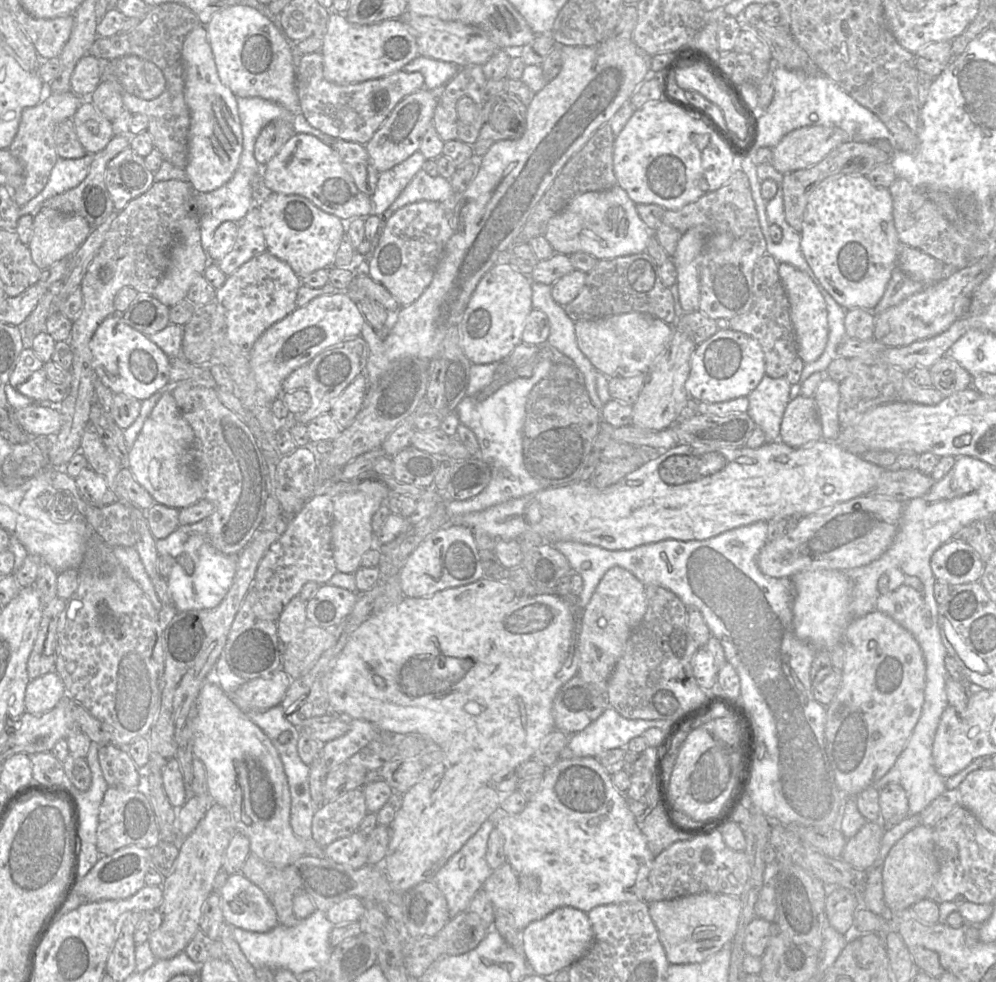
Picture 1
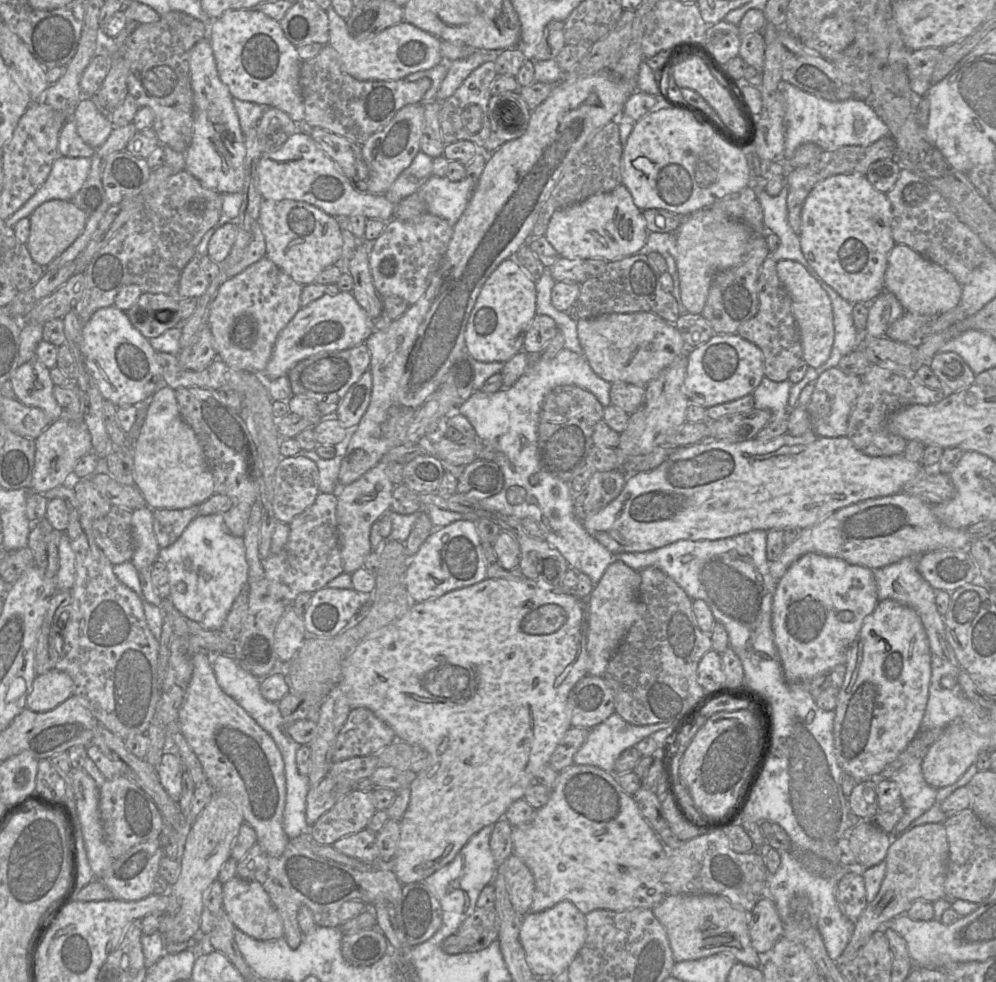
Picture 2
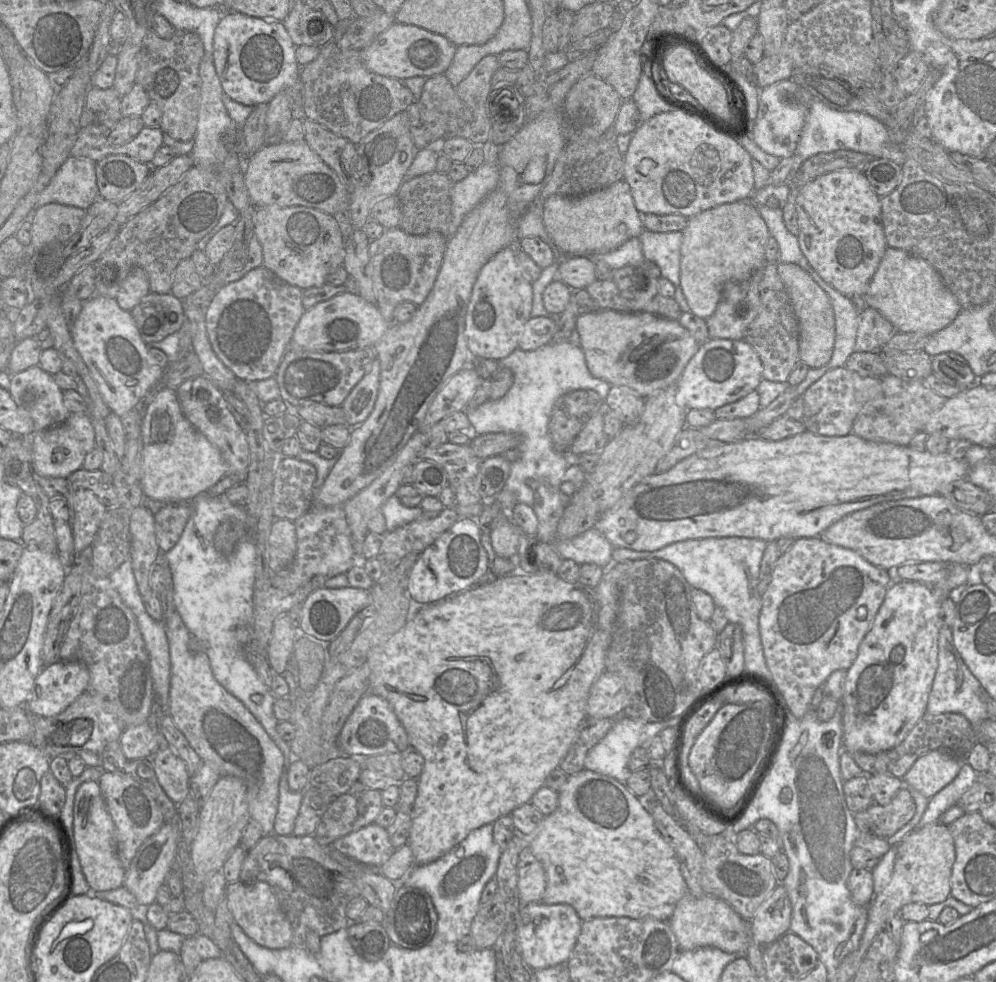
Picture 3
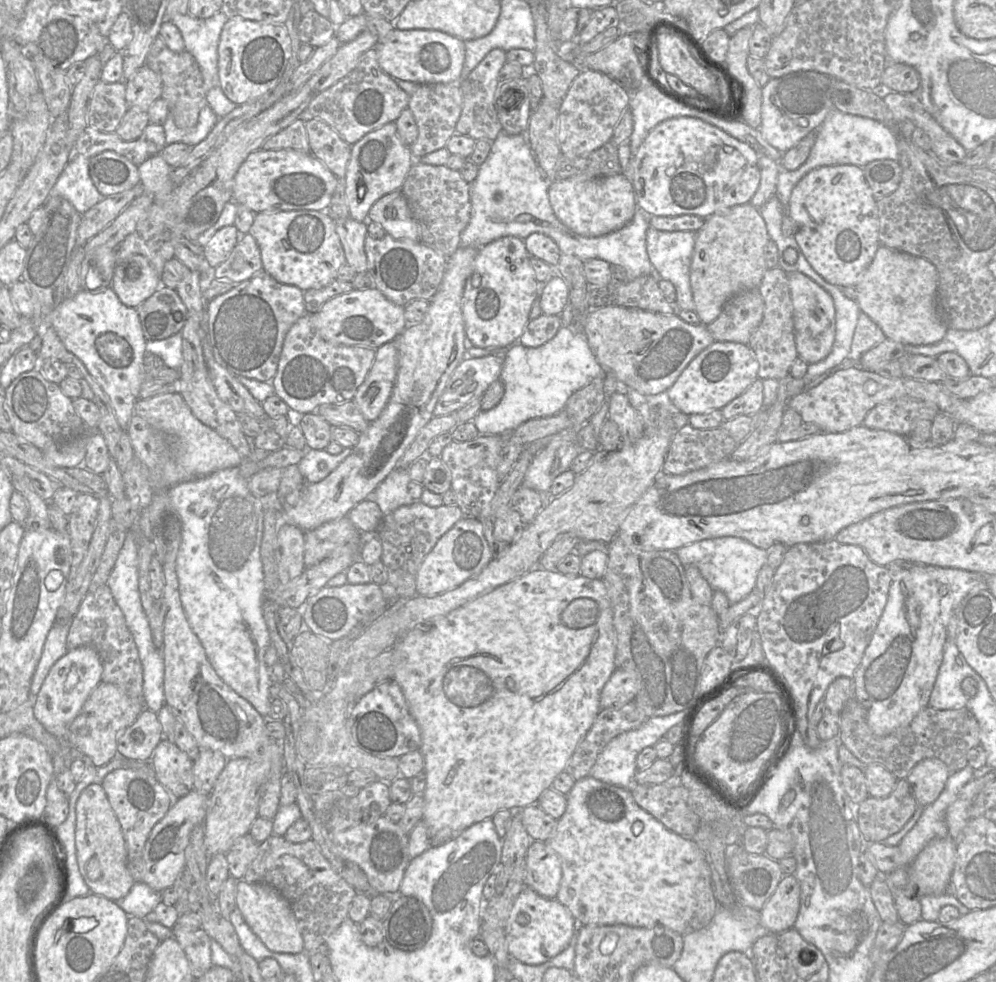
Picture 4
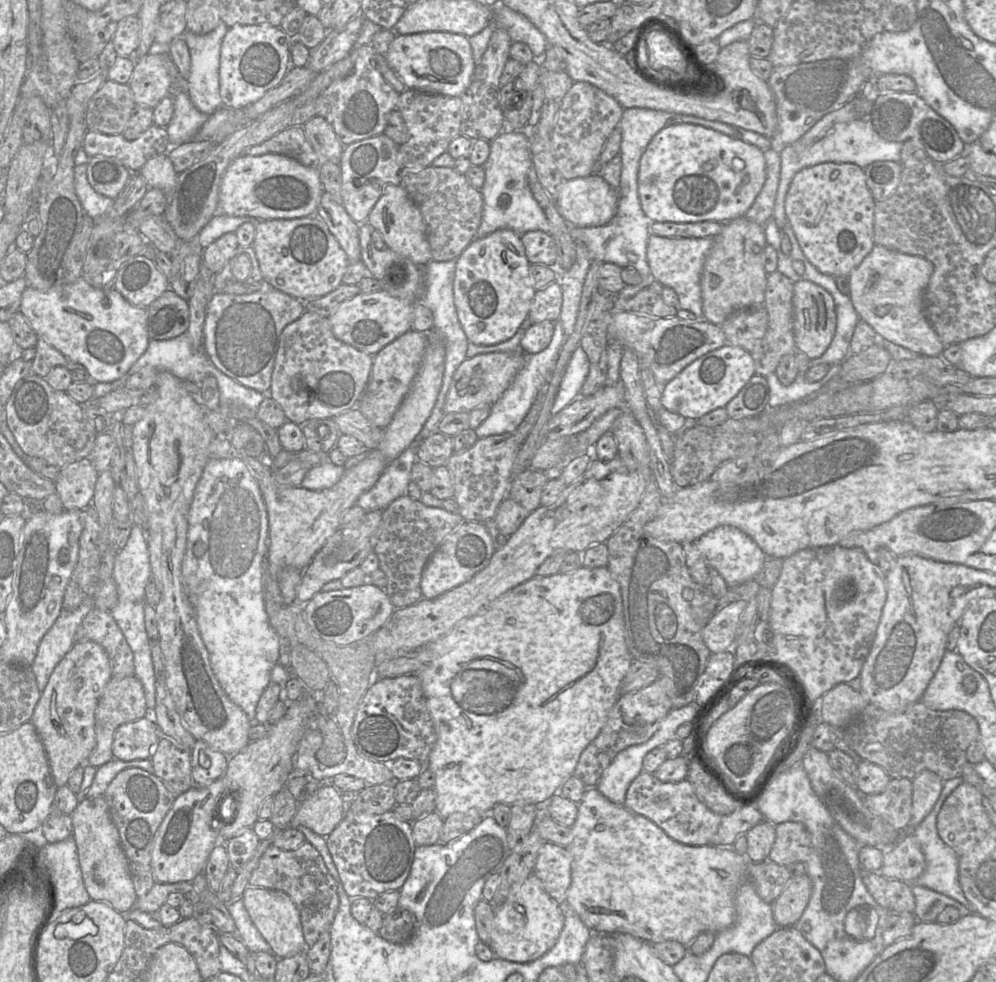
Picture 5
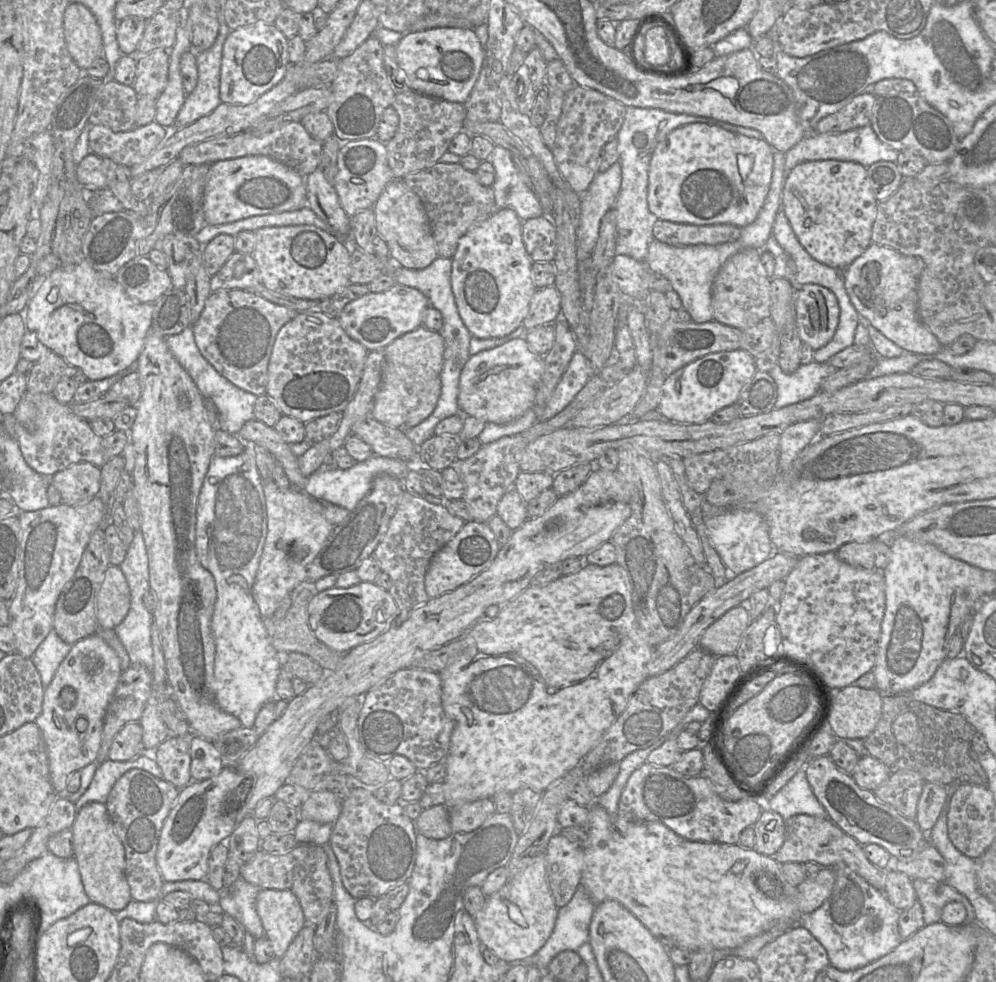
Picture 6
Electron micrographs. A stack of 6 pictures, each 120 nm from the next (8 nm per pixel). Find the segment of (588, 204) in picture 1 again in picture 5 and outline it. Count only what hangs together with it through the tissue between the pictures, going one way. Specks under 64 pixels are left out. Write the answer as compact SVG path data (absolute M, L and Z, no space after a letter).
M598 173L571 180L559 185L556 208L571 226L598 227L606 225L614 217L618 206L618 190L613 189Z

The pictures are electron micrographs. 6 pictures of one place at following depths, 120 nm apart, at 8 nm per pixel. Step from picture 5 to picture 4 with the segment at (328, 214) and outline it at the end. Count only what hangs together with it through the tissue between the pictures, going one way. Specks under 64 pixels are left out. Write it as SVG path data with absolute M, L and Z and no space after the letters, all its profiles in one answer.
M351 217L334 220L336 232L344 248L346 264L354 268L357 273L367 272L365 252L365 239L368 235L367 223L359 222Z

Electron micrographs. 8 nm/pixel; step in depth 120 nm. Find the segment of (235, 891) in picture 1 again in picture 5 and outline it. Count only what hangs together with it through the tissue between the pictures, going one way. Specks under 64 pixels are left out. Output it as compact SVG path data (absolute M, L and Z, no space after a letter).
M248 886L243 892L242 900L251 921L270 945L272 953L276 958L291 957L307 949L299 911L286 893L278 890Z

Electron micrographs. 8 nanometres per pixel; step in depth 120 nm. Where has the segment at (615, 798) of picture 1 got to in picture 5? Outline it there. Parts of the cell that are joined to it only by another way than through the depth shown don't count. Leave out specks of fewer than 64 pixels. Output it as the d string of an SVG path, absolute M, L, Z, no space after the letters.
M589 787L585 790L578 804L576 821L571 829L572 841L566 847L572 856L571 884L567 891L566 905L579 916L593 933L627 933L651 944L672 940L688 946L701 932L718 933L734 924L736 919L736 892L743 880L747 878L749 863L755 862L749 862L746 855L736 852L733 846L693 846L678 842L645 816L630 811L624 805L611 802L597 787Z

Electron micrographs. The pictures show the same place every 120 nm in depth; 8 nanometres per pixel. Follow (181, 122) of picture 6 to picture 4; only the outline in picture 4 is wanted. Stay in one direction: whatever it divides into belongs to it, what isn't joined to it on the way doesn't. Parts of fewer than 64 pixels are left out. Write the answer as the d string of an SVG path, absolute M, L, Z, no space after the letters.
M220 10L212 17L200 19L190 14L177 14L170 21L179 29L185 50L196 59L206 94L219 86L218 45L227 16Z

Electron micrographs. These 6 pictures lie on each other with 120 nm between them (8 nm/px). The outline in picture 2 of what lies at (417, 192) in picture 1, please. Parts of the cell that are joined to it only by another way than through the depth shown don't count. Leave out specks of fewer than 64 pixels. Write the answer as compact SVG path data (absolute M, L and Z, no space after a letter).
M432 175L417 192L426 202L429 213L454 226L463 214L476 182L466 177L450 181L446 176Z

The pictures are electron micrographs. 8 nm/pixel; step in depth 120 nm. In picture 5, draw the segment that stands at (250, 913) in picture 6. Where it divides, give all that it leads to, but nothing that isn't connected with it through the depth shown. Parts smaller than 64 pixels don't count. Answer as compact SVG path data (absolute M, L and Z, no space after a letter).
M242 898L227 905L227 910L236 925L236 934L251 953L266 952L273 954L272 948L251 921Z

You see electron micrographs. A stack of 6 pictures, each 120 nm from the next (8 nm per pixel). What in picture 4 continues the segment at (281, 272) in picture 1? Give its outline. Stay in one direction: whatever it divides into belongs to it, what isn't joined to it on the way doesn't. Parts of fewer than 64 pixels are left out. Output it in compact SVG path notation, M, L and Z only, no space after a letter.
M264 270L207 302L209 342L215 361L233 376L271 382L285 336L305 313L304 292L277 282Z

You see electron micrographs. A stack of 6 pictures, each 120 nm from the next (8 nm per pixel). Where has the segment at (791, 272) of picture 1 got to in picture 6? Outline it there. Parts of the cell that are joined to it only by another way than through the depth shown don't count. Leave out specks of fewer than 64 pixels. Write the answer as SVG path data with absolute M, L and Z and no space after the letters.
M817 284L803 285L797 290L795 310L802 343L816 351L831 341L840 318L834 293Z

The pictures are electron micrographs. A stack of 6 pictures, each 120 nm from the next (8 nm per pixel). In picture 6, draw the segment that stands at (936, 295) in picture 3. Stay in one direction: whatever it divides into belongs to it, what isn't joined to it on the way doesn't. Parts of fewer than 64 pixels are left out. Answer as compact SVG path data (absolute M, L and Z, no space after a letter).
M872 242L846 269L840 271L847 295L859 316L866 318L876 330L905 352L933 355L945 347L918 315L917 287L924 268L921 257L904 255Z

